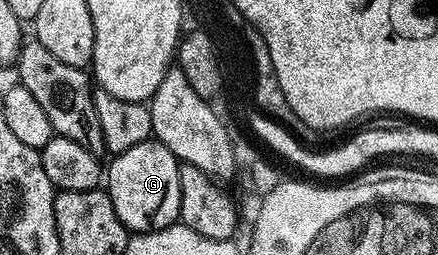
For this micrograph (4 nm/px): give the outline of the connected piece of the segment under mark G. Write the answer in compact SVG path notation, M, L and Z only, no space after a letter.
M151 139L144 143L136 143L136 147L128 147L128 151L117 154L114 161L104 173L104 188L110 194L112 207L116 207L116 215L126 224L127 230L134 233L151 233L157 229L166 229L179 220L180 211L180 162L177 157L164 147L164 143Z

